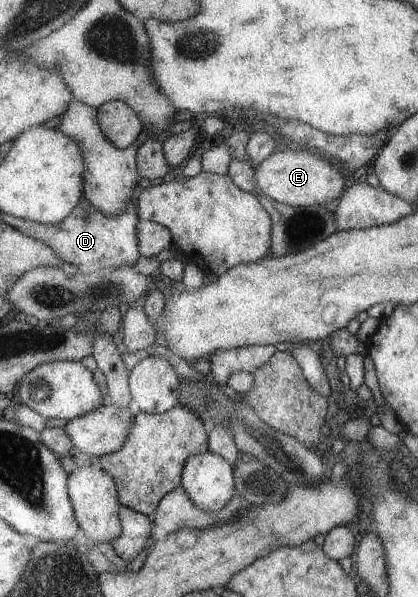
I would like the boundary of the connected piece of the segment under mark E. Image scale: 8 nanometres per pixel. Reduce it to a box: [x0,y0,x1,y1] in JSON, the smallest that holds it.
[254,148,344,207]

